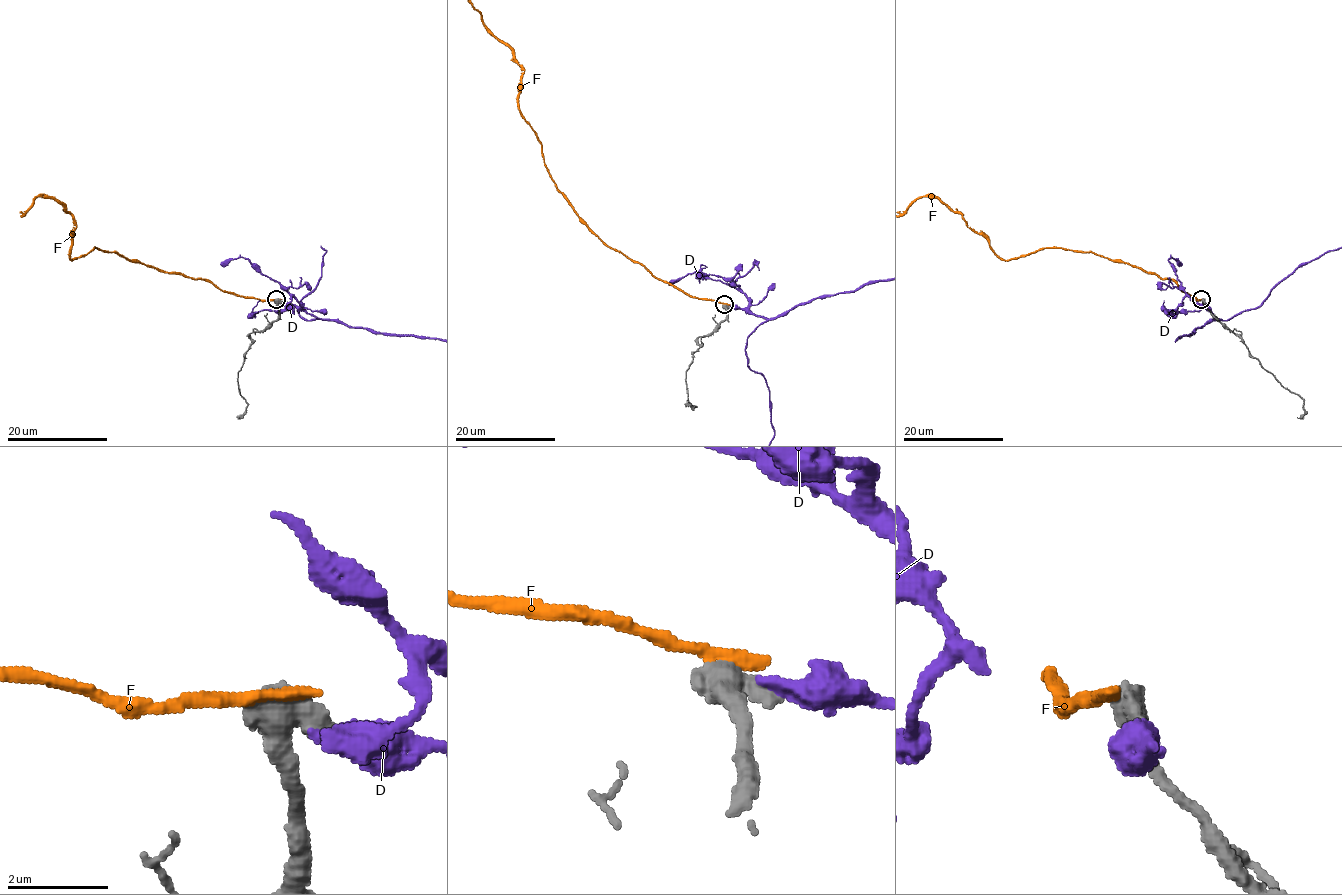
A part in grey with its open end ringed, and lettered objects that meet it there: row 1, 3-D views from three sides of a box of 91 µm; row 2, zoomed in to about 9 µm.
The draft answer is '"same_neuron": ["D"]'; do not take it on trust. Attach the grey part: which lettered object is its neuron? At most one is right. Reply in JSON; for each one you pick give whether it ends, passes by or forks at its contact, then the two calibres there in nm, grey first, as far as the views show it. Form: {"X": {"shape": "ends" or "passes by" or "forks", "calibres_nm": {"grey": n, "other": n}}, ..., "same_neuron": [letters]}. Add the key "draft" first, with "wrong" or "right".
{"draft": "wrong", "same_neuron": []}

